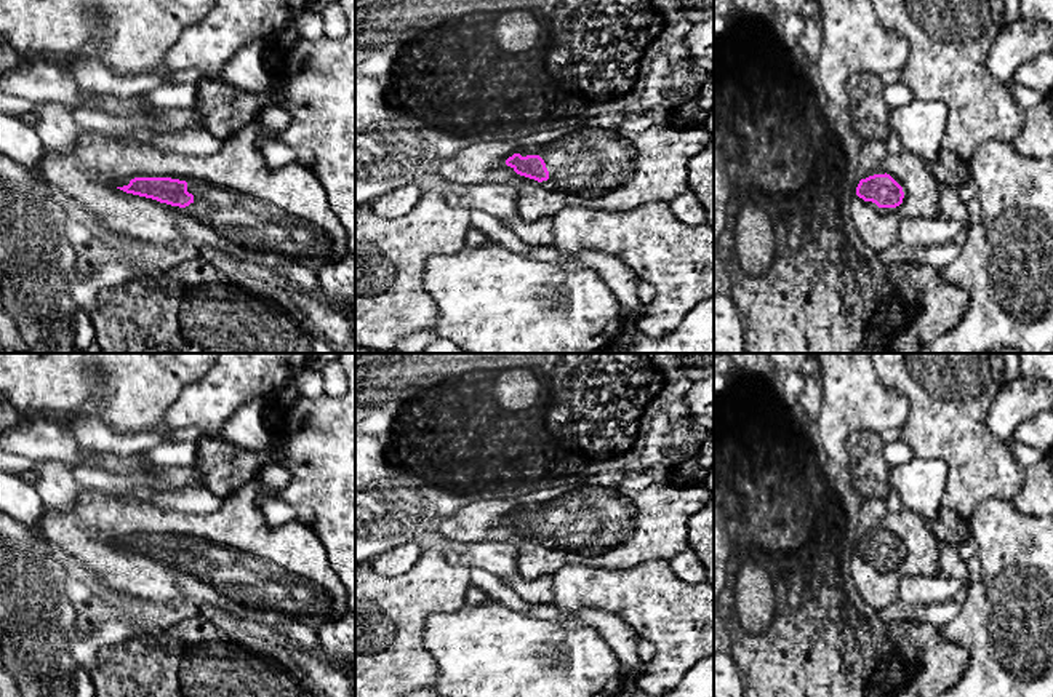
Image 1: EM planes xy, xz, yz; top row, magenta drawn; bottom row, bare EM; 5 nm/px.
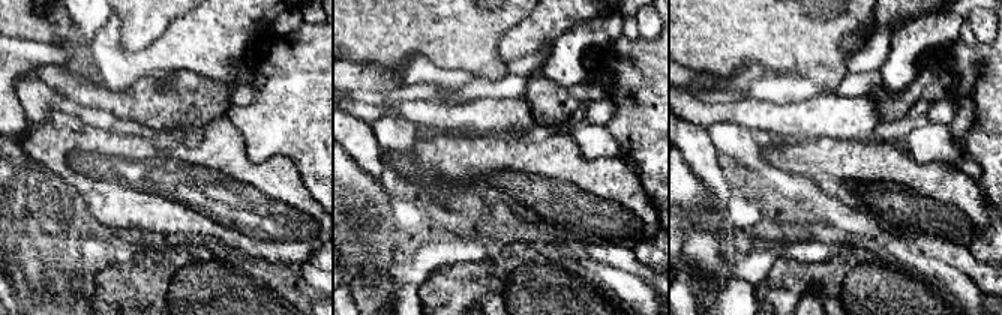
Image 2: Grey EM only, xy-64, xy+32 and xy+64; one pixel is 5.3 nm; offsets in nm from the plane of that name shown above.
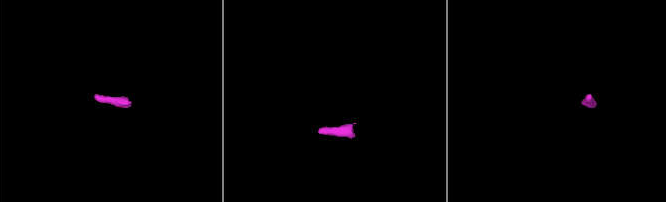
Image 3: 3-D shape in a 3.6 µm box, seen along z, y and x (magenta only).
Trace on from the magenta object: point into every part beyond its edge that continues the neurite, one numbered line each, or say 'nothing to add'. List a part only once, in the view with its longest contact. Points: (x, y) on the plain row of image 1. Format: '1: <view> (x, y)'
1: xy (266, 576)

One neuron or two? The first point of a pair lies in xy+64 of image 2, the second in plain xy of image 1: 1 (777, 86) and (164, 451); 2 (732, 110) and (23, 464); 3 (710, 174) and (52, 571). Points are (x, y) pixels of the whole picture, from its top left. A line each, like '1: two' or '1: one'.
1: one
2: two
3: two

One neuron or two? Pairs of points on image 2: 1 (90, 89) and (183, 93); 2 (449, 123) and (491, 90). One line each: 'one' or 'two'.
1: one
2: two

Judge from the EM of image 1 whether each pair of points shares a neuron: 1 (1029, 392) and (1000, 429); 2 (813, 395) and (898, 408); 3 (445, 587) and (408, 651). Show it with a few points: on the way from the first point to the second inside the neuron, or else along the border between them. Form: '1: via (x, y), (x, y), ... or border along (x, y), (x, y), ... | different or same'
1: via (1020, 402), (1002, 419) | same
2: border along (821, 370), (821, 405), (816, 422) | different
3: via (429, 601), (408, 622), (408, 635) | same

